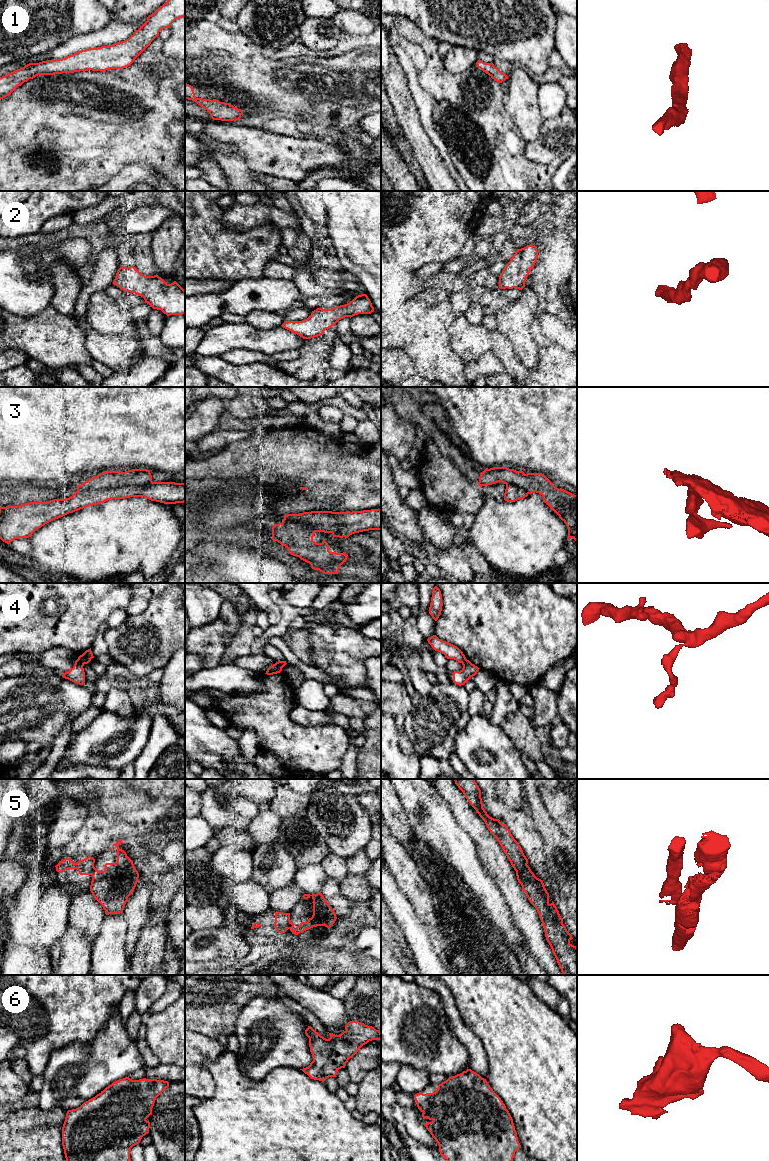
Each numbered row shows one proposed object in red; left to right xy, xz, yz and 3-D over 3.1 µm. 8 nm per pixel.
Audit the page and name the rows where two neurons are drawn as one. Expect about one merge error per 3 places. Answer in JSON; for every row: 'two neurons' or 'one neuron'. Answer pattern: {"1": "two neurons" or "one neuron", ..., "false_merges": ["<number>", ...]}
{"1": "one neuron", "2": "one neuron", "3": "two neurons", "4": "two neurons", "5": "two neurons", "6": "one neuron", "false_merges": ["3", "4", "5"]}

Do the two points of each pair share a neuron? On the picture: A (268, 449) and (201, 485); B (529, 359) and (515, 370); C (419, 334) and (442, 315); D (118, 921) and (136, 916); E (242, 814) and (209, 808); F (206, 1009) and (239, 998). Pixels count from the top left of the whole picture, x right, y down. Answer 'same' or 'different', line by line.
A: different
B: different
C: same
D: different
E: same
F: same

